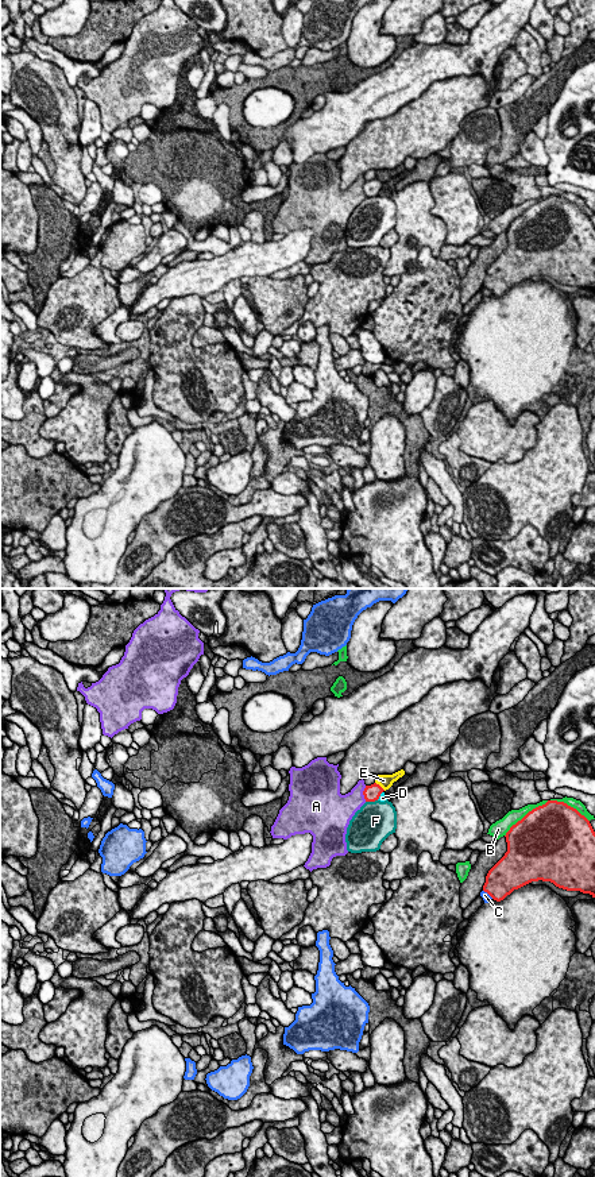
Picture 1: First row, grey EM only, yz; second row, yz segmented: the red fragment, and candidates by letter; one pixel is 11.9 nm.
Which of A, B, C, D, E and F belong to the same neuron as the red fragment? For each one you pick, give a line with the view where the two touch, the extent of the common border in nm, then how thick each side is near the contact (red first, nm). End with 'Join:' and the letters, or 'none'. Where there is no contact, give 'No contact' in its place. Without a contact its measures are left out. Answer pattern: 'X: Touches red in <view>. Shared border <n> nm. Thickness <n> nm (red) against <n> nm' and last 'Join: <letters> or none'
Join: none

